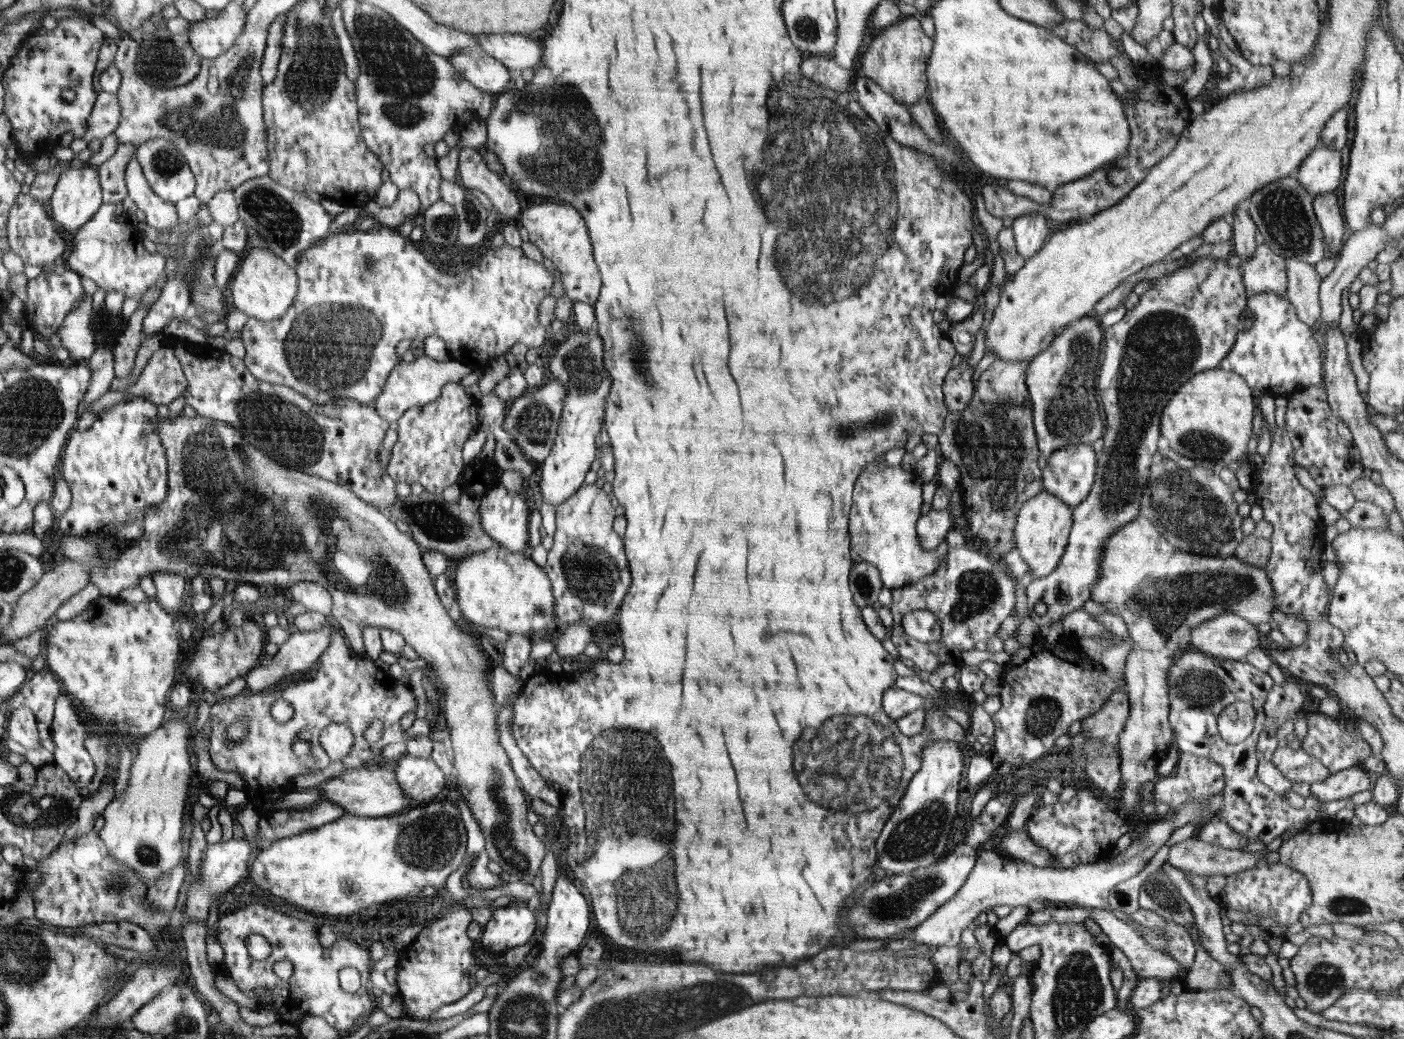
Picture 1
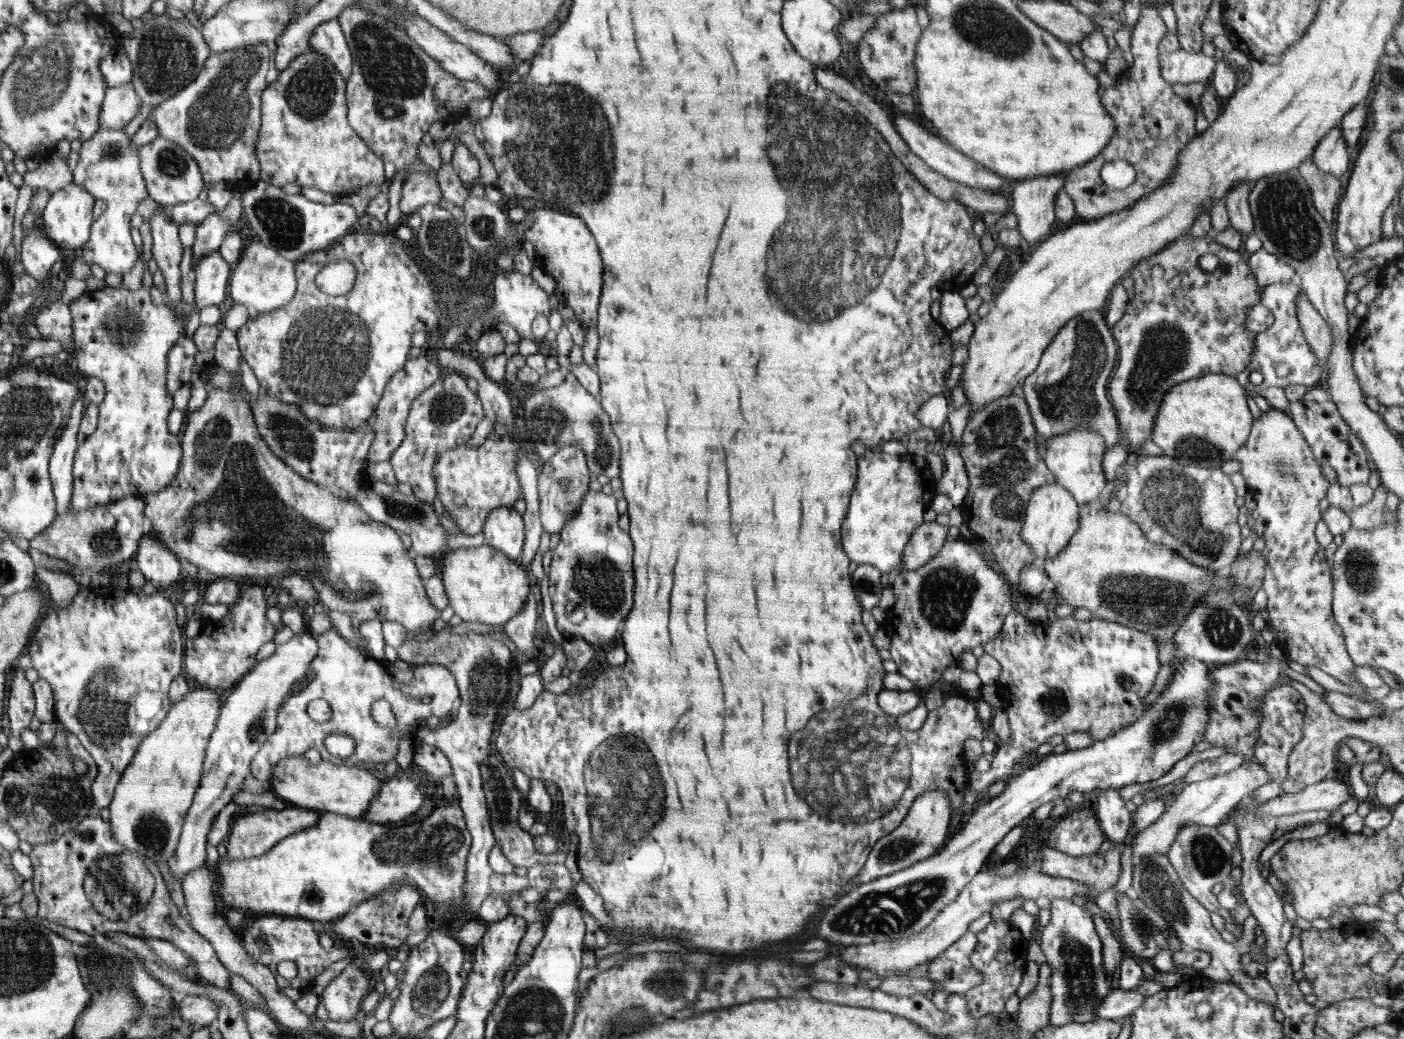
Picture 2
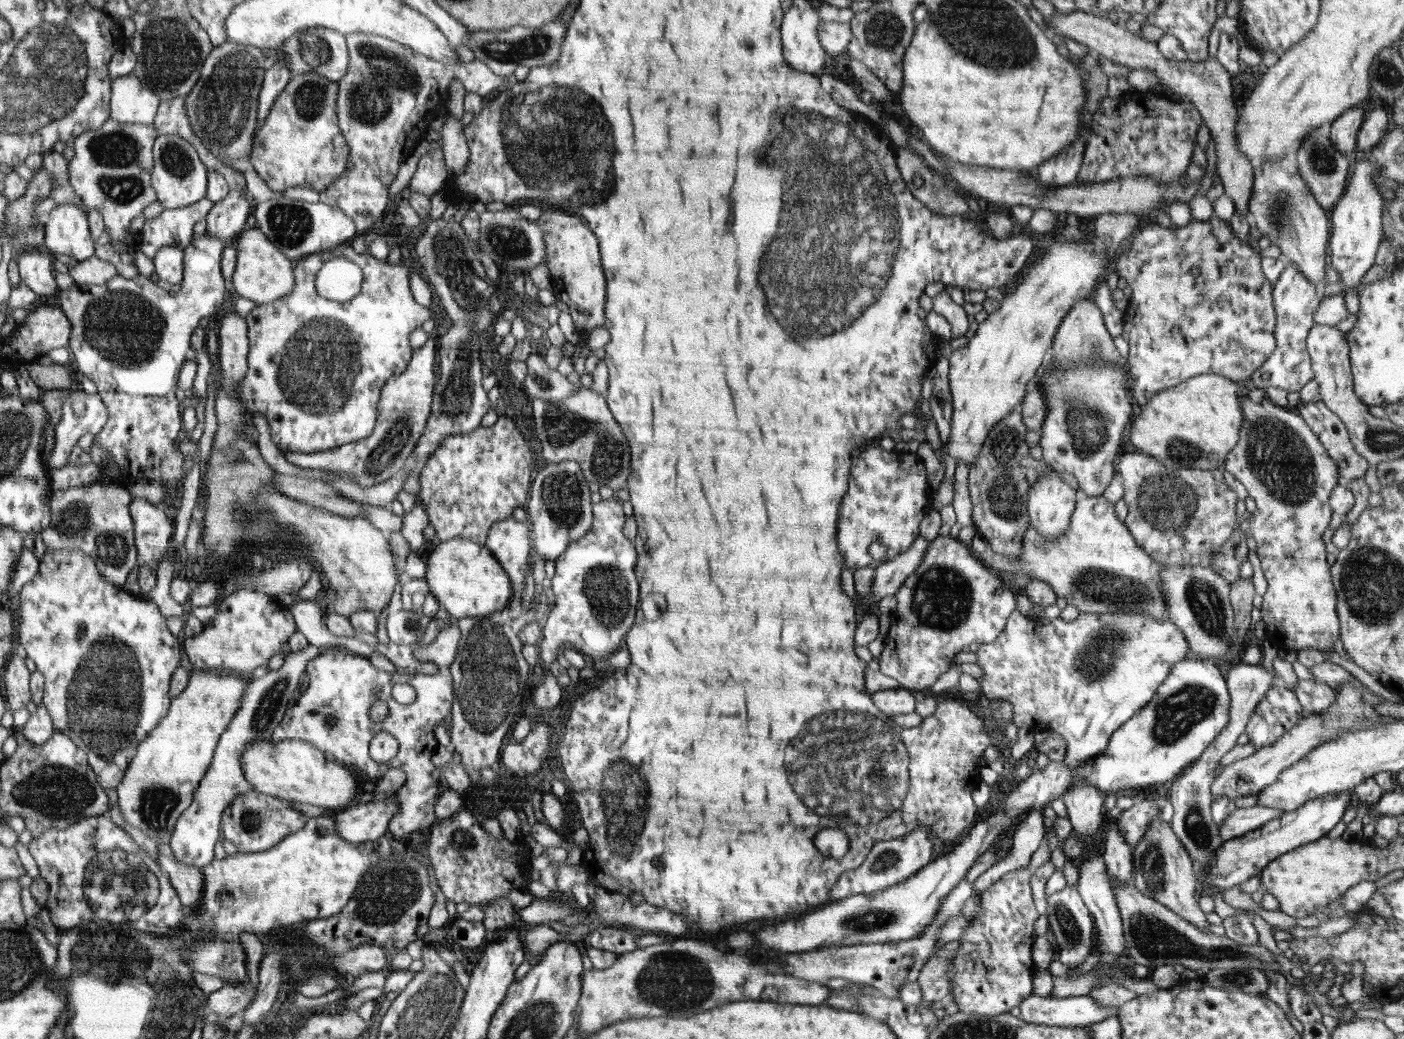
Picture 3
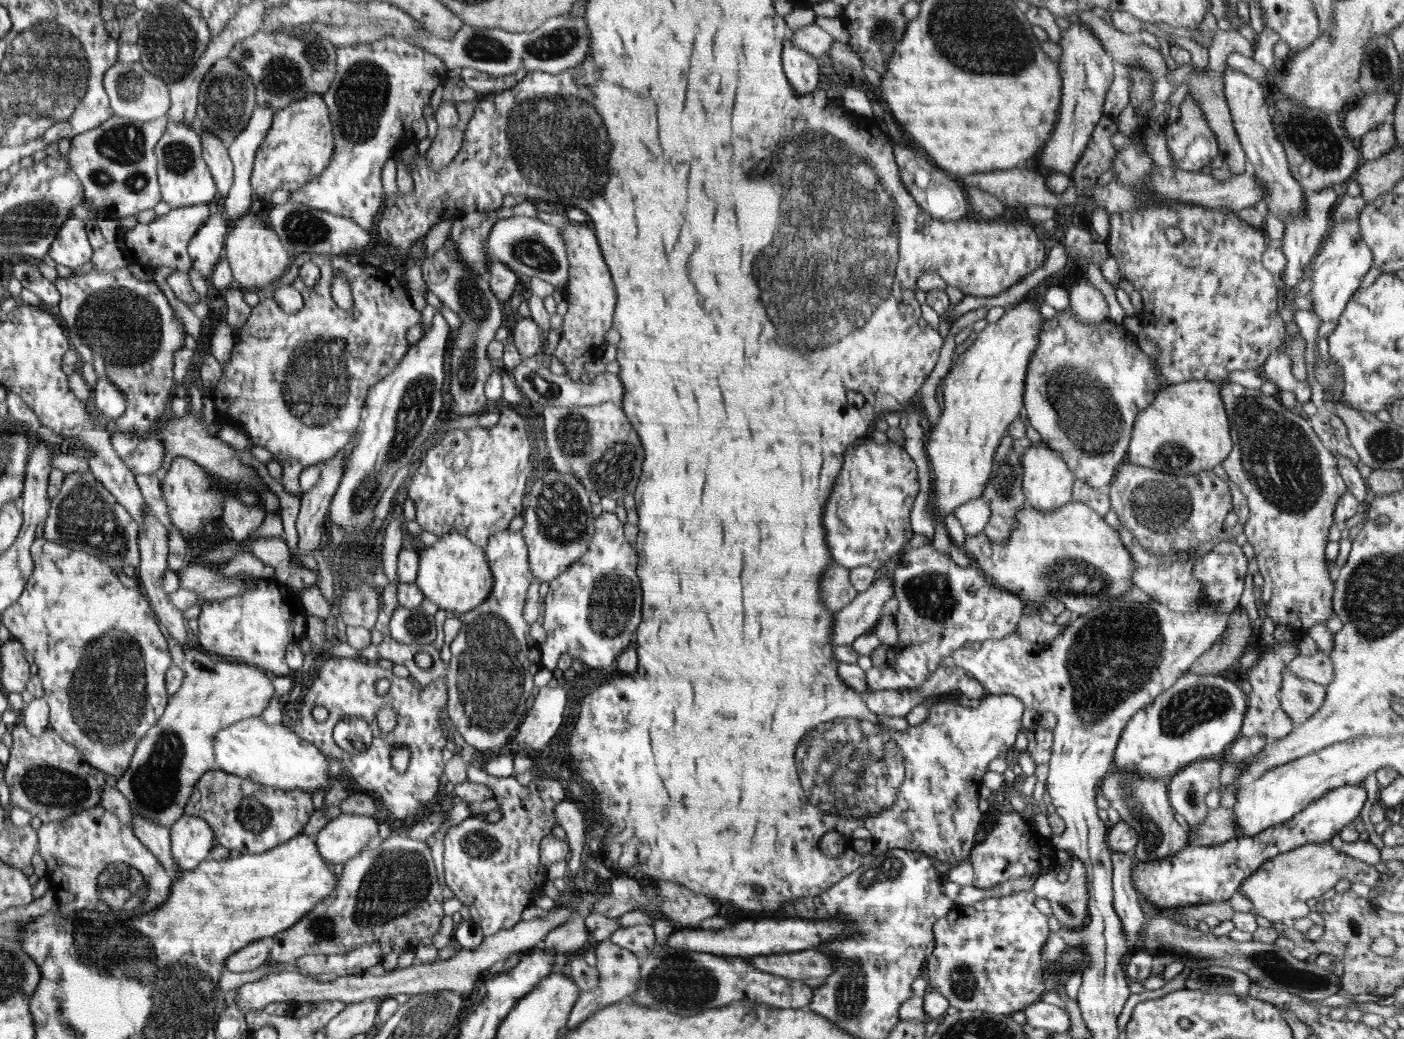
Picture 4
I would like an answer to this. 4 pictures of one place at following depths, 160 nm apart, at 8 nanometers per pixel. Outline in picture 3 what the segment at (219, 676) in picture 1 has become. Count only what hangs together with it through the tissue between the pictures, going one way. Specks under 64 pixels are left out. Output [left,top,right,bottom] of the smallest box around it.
[184,589,296,674]

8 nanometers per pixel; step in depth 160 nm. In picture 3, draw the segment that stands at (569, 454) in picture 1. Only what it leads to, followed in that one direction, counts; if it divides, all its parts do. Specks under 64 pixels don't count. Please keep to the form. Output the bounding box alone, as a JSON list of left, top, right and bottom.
[527,461,592,560]

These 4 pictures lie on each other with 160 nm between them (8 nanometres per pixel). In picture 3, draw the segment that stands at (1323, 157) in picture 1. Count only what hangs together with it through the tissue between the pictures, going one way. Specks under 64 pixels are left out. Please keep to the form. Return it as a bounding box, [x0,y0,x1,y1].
[1329,106,1368,155]

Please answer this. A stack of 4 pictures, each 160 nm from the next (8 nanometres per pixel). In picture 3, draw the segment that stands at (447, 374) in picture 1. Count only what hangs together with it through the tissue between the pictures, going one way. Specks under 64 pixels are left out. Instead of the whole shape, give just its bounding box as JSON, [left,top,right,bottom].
[285,334,437,487]

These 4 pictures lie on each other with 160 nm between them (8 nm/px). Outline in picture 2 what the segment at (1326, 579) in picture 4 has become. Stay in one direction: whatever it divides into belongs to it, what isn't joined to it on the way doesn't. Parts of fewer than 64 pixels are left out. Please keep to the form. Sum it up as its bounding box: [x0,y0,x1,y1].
[1233,407,1365,688]

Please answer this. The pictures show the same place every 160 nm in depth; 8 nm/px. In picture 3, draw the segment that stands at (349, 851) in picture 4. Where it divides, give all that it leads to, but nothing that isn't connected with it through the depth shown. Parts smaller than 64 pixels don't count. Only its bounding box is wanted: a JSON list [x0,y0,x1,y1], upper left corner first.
[334,797,399,843]

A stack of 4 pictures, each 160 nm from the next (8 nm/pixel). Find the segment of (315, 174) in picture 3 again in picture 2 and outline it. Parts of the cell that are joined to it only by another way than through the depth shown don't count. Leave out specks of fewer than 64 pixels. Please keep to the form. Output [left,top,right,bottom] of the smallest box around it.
[257,49,387,195]

